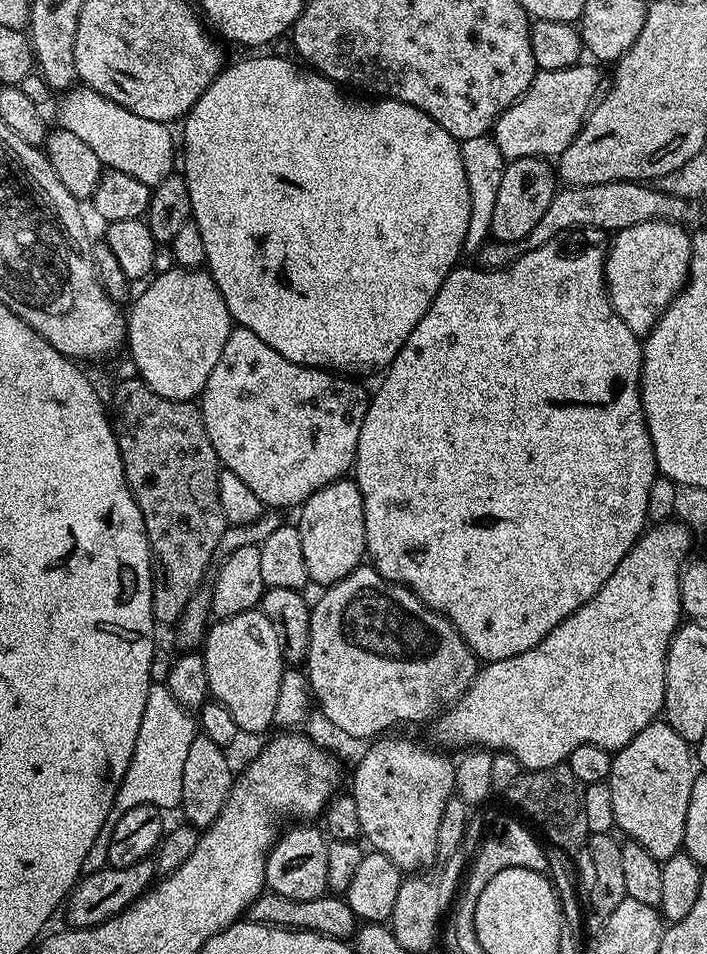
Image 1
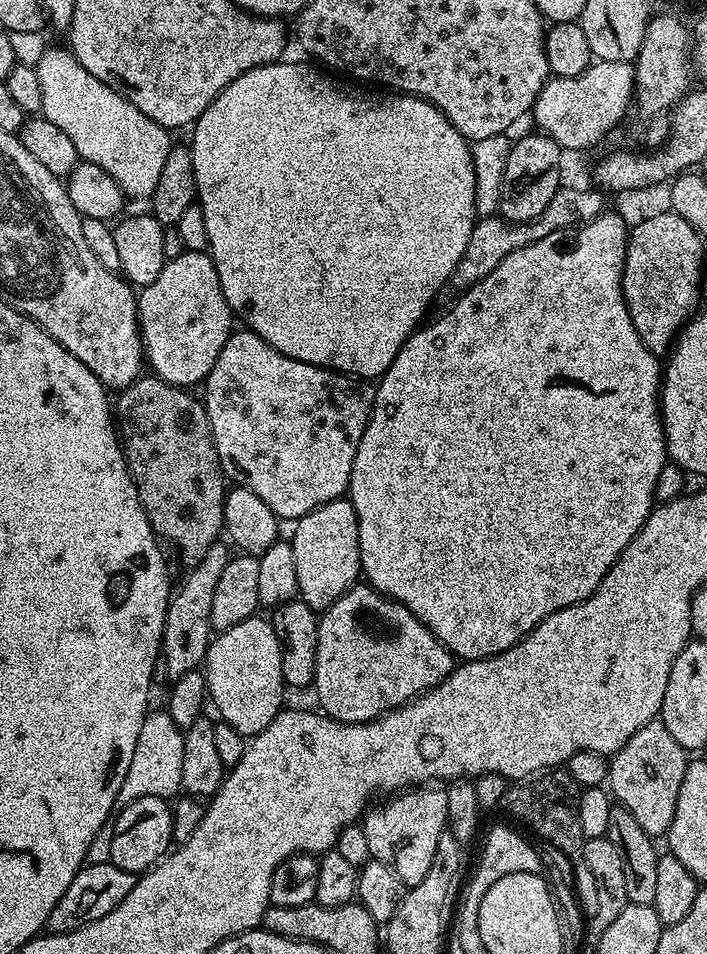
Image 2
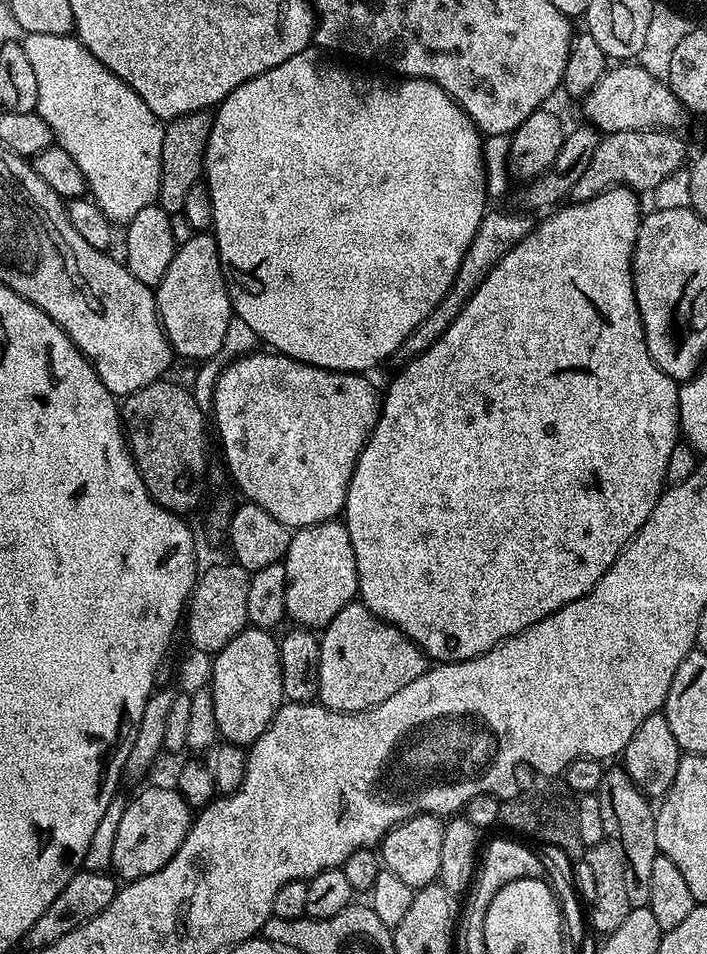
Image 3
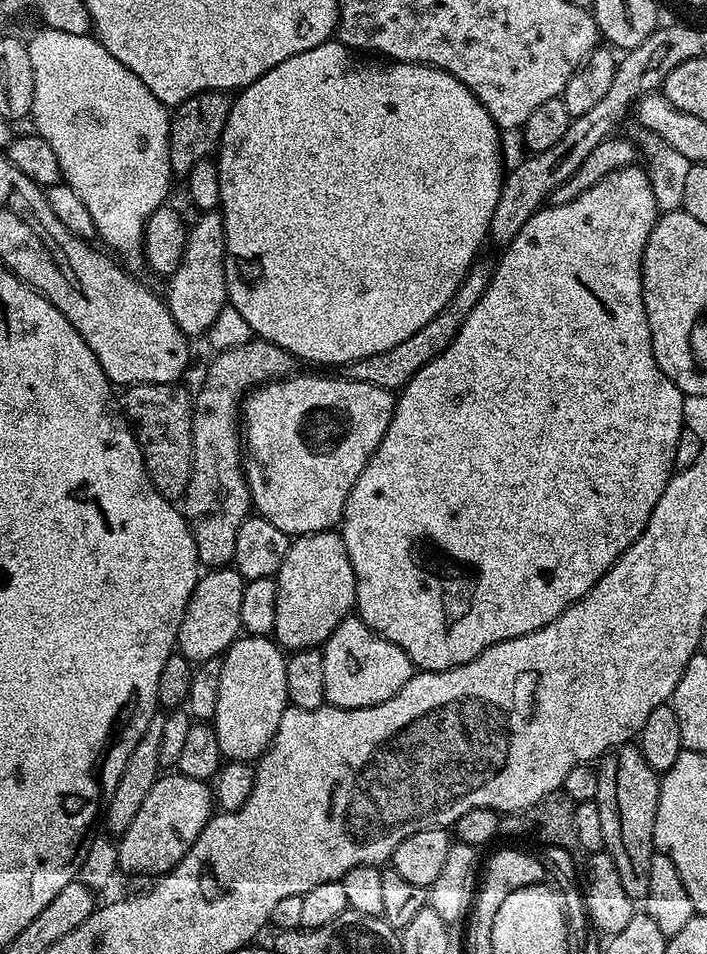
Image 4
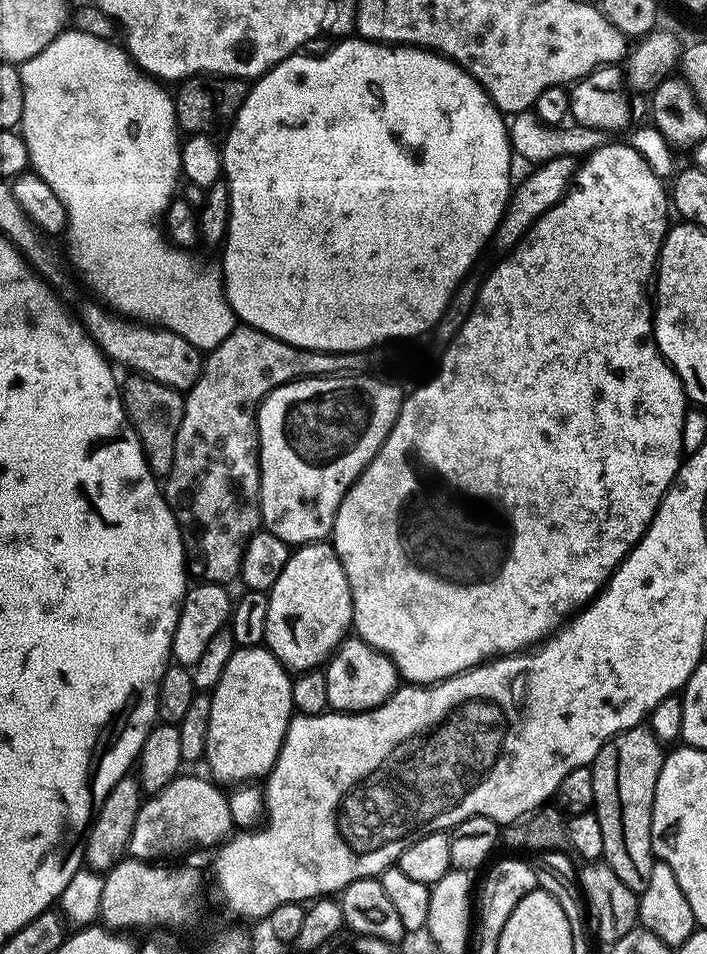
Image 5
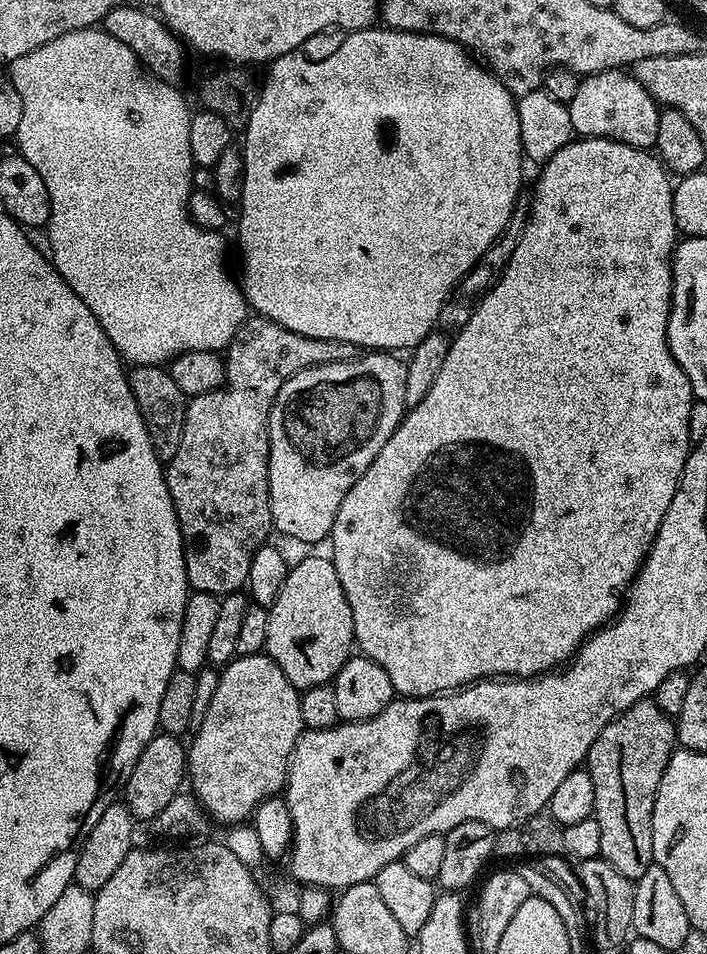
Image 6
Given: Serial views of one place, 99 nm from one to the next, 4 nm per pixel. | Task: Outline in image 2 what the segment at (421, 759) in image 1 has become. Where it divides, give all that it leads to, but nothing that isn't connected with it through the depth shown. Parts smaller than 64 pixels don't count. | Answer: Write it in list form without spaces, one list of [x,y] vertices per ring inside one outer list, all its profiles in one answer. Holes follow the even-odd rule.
[[[413,786],[397,792],[385,804],[369,807],[362,817],[370,857],[382,862],[398,874],[405,889],[418,886],[430,866],[434,866],[434,854],[438,854],[438,842],[448,827],[448,793],[440,786]]]

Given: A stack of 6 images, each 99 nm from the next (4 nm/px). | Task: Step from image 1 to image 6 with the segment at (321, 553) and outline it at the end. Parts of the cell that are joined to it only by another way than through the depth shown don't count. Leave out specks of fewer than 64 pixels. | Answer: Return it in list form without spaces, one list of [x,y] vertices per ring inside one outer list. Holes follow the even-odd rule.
[[[308,556],[293,563],[278,598],[268,608],[270,630],[266,630],[266,654],[298,690],[332,684],[354,652],[354,622],[350,602],[338,582],[331,559]]]

